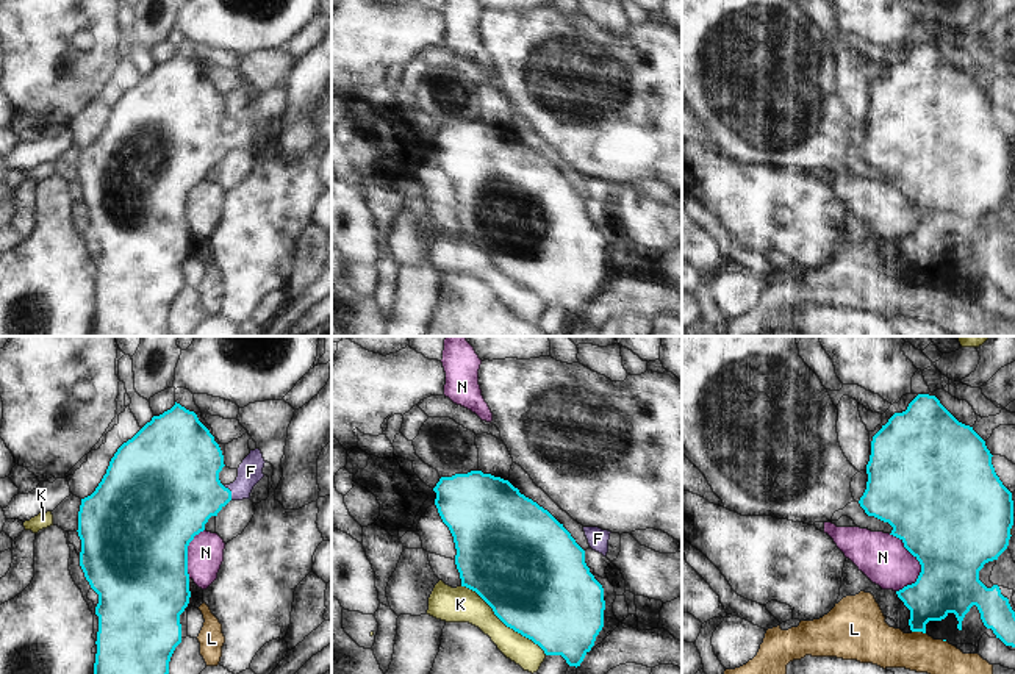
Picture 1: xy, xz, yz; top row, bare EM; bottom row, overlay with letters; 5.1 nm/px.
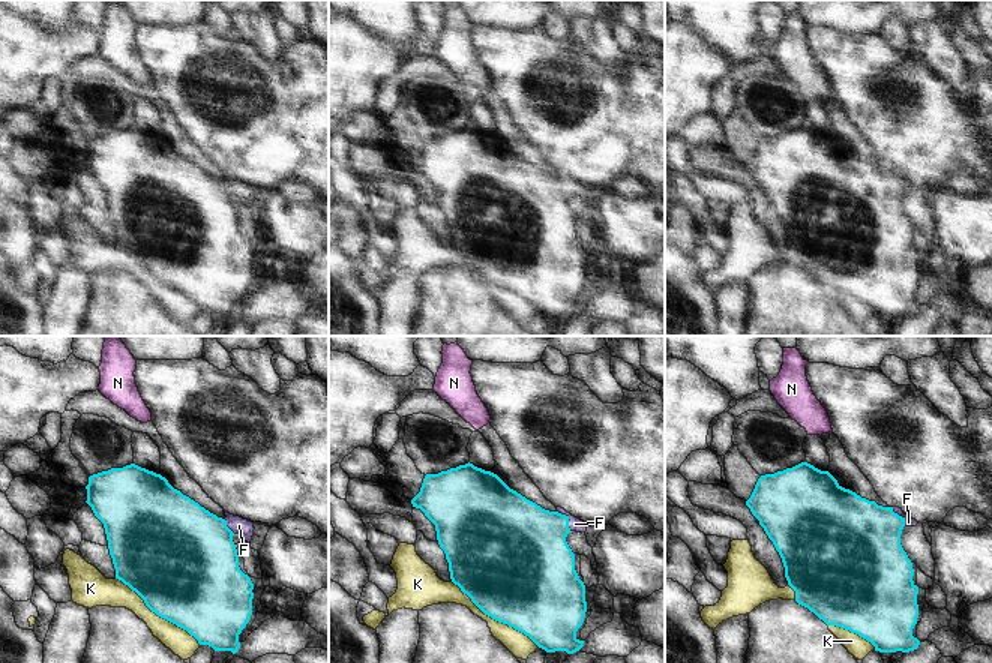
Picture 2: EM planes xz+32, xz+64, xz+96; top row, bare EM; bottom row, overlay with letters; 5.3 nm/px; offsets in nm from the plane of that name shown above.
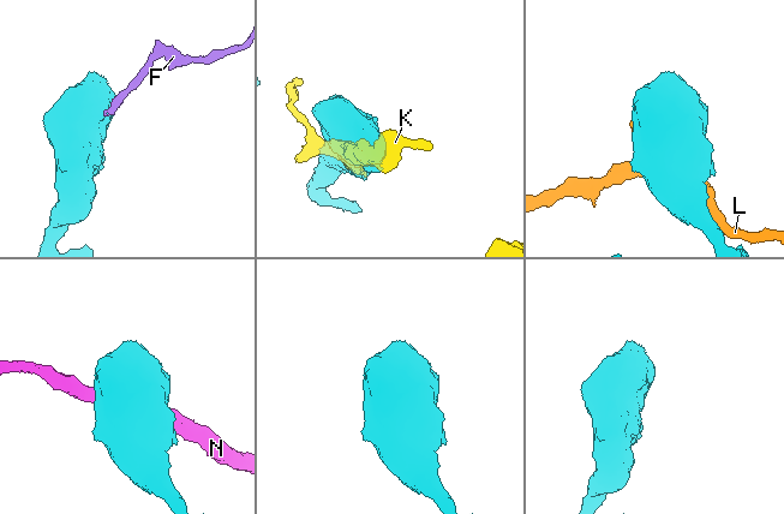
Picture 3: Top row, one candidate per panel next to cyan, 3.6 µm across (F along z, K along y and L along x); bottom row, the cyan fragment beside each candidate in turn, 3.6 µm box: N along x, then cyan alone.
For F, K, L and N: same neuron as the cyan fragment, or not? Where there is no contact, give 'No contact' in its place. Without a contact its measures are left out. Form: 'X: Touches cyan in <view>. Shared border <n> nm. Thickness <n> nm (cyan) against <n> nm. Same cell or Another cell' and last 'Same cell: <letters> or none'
F: Touches cyan in xy. Shared border 90 nm. Thickness 400 nm (cyan) against 130 nm. Same cell
K: Touches cyan in xz. Shared border 550 nm. Thickness 500 nm (cyan) against 180 nm. Another cell
L: Touches cyan in yz. Shared border 70 nm. Thickness 260 nm (cyan) against 240 nm. Another cell
N: Touches cyan in yz. Shared border 300 nm. Thickness 480 nm (cyan) against 260 nm. Another cell
Same cell: F

